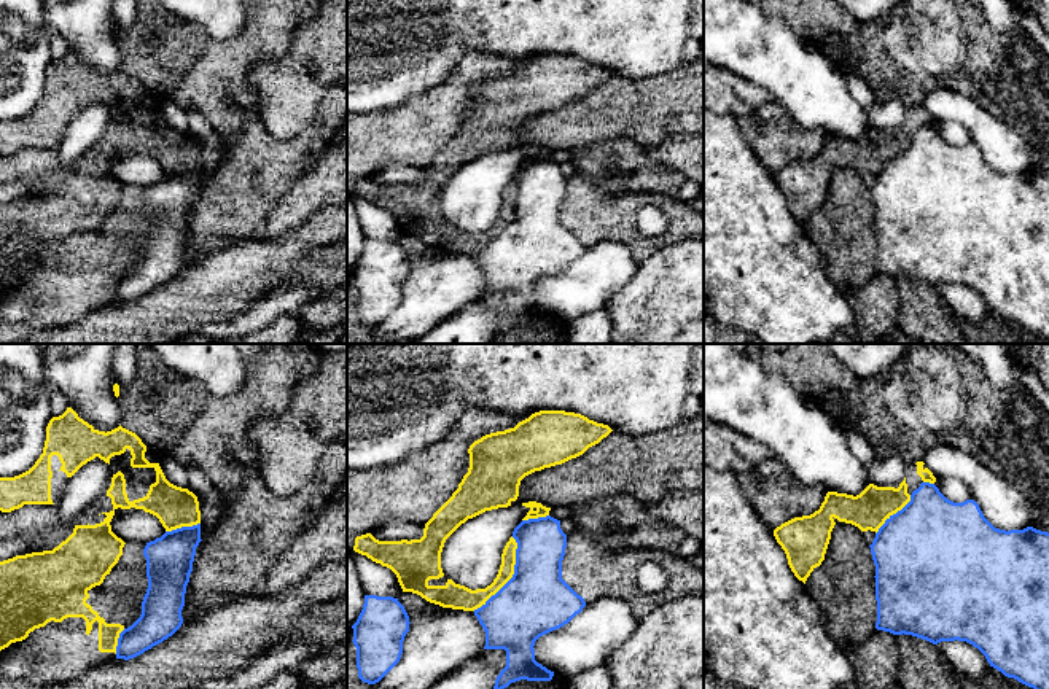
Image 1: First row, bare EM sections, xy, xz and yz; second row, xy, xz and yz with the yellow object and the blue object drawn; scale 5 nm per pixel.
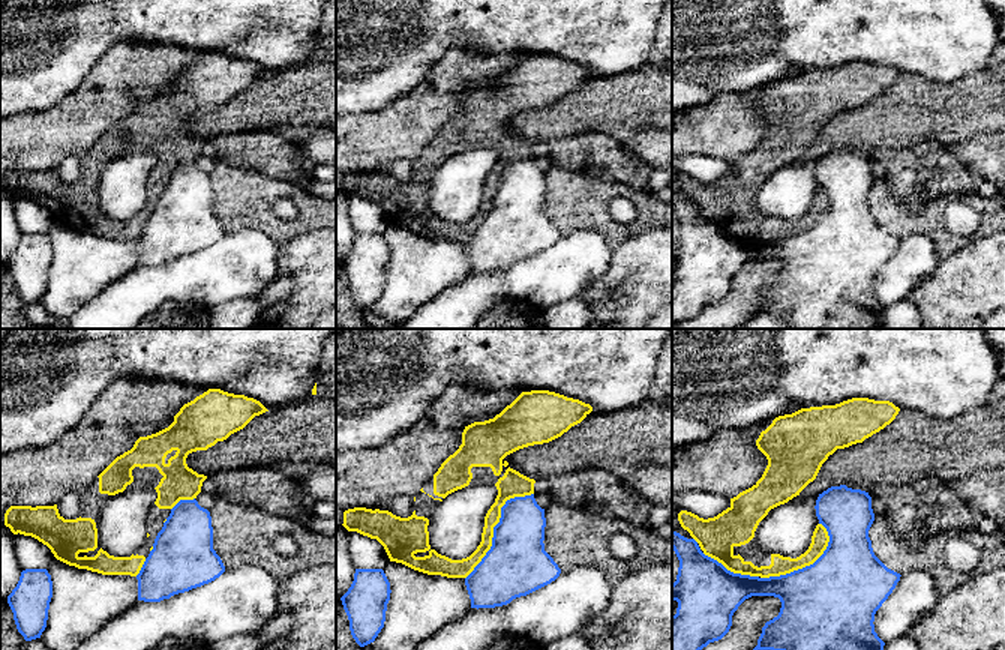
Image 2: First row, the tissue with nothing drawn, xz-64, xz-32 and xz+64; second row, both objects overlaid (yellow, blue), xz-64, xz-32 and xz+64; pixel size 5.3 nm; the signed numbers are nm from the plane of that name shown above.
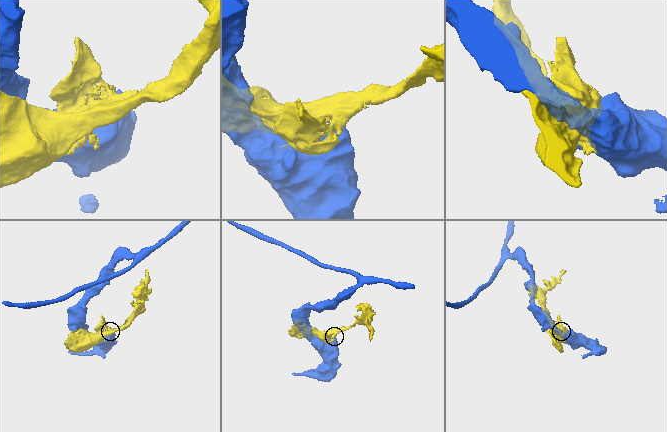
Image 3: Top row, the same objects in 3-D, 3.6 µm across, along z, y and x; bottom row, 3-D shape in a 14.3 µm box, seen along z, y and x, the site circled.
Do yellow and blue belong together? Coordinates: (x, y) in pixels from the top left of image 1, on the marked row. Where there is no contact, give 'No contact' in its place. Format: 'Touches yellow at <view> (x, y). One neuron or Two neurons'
Touches yellow at xz (511, 576). Two neurons

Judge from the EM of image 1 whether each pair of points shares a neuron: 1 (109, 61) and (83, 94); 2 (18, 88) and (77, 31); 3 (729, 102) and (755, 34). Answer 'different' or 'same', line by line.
1: different
2: different
3: different

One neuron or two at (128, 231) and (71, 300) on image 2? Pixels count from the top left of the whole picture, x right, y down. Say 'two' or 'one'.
two

